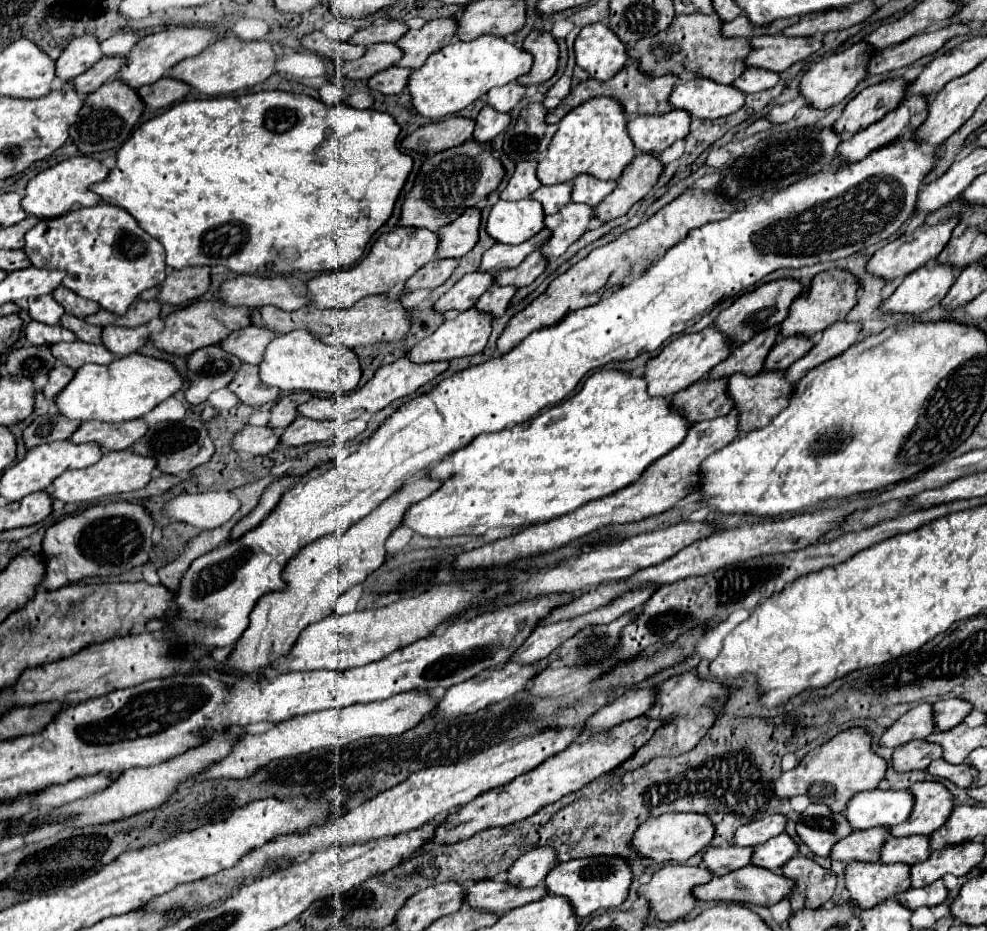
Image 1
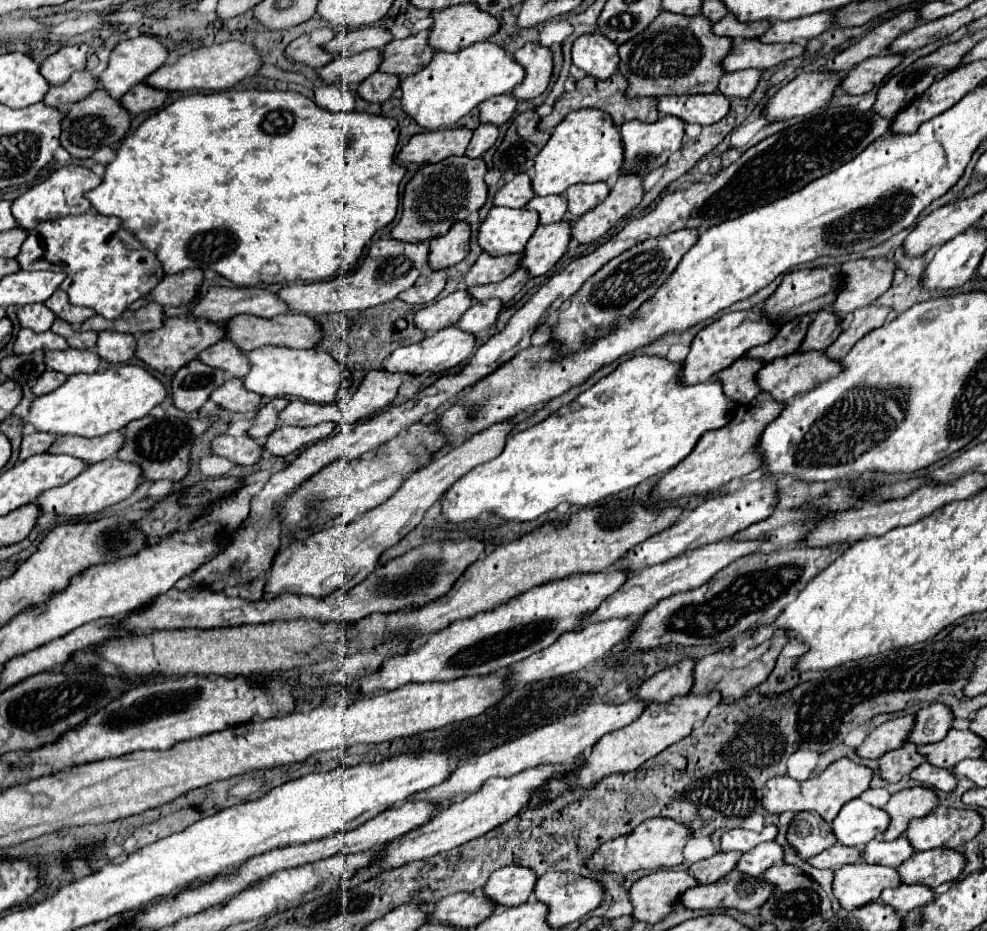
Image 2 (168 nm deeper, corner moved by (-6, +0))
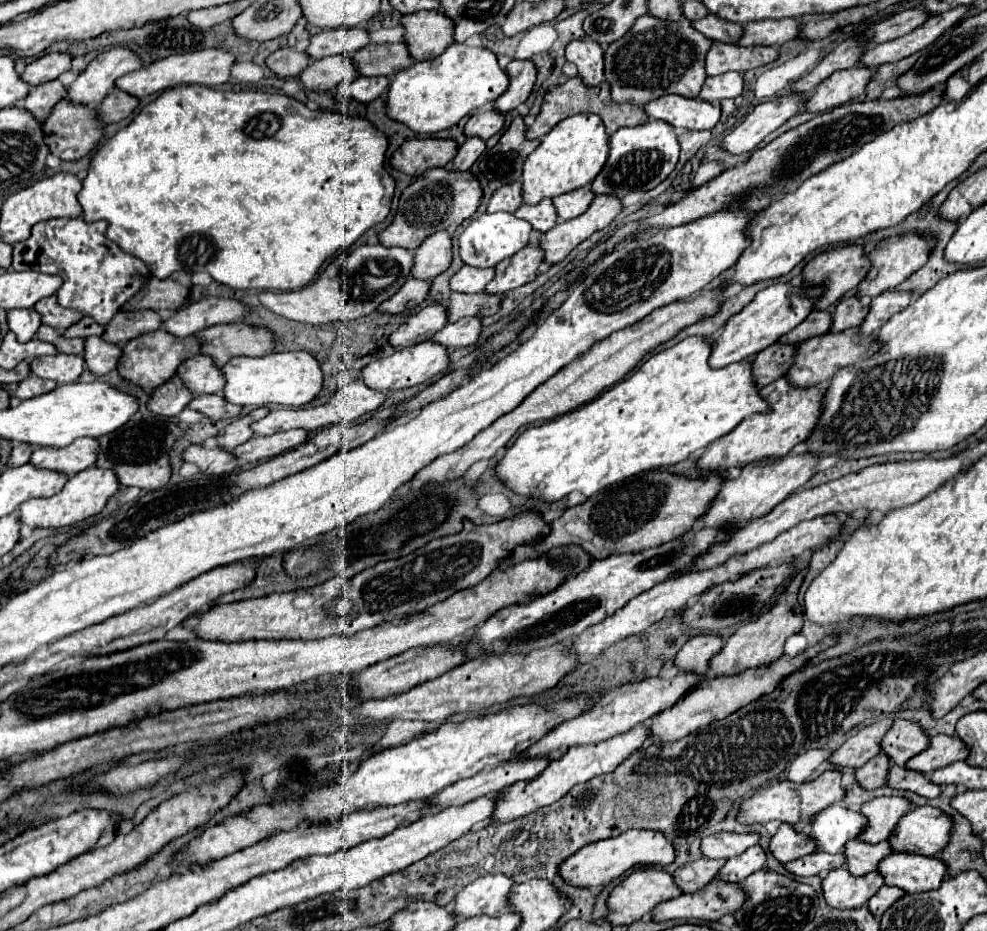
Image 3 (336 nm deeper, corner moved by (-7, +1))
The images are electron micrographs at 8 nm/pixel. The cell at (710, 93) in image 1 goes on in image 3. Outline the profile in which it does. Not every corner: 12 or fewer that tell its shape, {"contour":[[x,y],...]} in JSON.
{"contour":[[666,94],[644,106],[674,128],[710,130],[720,106]]}

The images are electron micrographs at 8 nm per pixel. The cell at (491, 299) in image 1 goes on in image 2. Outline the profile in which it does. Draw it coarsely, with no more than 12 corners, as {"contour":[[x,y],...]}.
{"contour":[[499,299],[471,305],[455,323],[479,335],[497,321]]}

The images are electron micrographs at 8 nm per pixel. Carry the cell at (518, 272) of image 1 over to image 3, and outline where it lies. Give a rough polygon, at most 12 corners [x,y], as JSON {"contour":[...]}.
{"contour":[[454,292],[448,320],[462,316],[494,316],[502,296]]}

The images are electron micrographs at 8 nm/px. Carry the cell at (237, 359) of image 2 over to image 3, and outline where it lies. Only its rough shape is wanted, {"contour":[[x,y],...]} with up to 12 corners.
{"contour":[[208,354],[180,364],[178,376],[194,394],[218,394],[222,368]]}

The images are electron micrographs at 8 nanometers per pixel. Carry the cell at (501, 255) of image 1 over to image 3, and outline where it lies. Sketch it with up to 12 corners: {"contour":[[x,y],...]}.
{"contour":[[462,266],[452,276],[454,292],[484,292],[494,268]]}

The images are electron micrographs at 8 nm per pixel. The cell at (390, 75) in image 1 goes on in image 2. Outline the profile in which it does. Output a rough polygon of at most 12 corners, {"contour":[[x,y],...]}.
{"contour":[[377,71],[359,85],[357,95],[383,103],[399,87],[397,75]]}

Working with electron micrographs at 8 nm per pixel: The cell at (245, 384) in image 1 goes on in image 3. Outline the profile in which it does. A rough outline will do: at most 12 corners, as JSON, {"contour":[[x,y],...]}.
{"contour":[[202,394],[190,408],[214,420],[236,418],[242,406],[220,394]]}

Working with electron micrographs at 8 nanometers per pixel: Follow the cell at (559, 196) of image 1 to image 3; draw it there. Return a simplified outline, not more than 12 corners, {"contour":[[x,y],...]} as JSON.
{"contour":[[550,198],[536,206],[522,204],[516,216],[532,228],[548,232],[558,224],[558,214]]}

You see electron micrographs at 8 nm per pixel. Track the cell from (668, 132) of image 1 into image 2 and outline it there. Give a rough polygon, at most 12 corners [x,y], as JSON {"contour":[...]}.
{"contour":[[623,123],[621,173],[645,177],[681,149],[685,123]]}

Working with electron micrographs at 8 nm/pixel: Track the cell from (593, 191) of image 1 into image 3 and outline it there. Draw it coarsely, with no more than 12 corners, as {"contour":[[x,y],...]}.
{"contour":[[590,186],[554,198],[560,218],[572,220],[594,200]]}

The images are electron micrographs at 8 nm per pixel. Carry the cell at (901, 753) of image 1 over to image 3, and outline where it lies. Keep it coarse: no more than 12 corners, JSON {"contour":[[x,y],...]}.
{"contour":[[884,752],[856,770],[866,790],[886,784],[892,760]]}

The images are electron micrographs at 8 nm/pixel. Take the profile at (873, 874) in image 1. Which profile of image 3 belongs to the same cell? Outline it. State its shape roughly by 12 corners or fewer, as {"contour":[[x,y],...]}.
{"contour":[[830,870],[822,880],[828,906],[864,906],[884,878],[880,872],[852,876]]}

